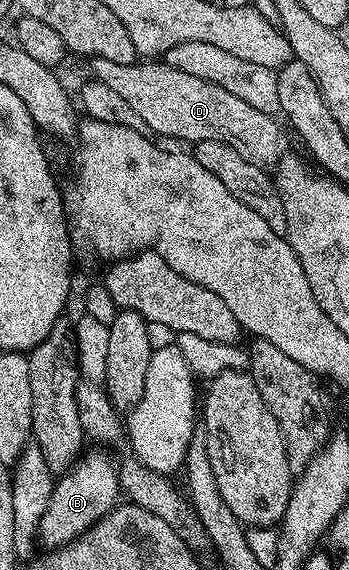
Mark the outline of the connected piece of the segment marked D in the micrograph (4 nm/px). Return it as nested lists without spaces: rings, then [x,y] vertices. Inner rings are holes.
[[[94,58],[92,63],[92,78],[103,85],[111,85],[111,89],[115,89],[115,93],[119,93],[127,105],[131,105],[131,109],[135,109],[135,113],[147,121],[154,136],[186,139],[189,145],[199,141],[223,141],[223,145],[231,145],[231,149],[235,149],[239,157],[251,161],[251,165],[266,169],[273,169],[285,155],[285,146],[291,135],[282,120],[259,113],[259,109],[247,105],[243,97],[227,93],[223,85],[203,81],[203,77],[191,77],[191,73],[183,73],[183,69],[171,69],[171,65],[163,61],[119,65],[119,61]]]

